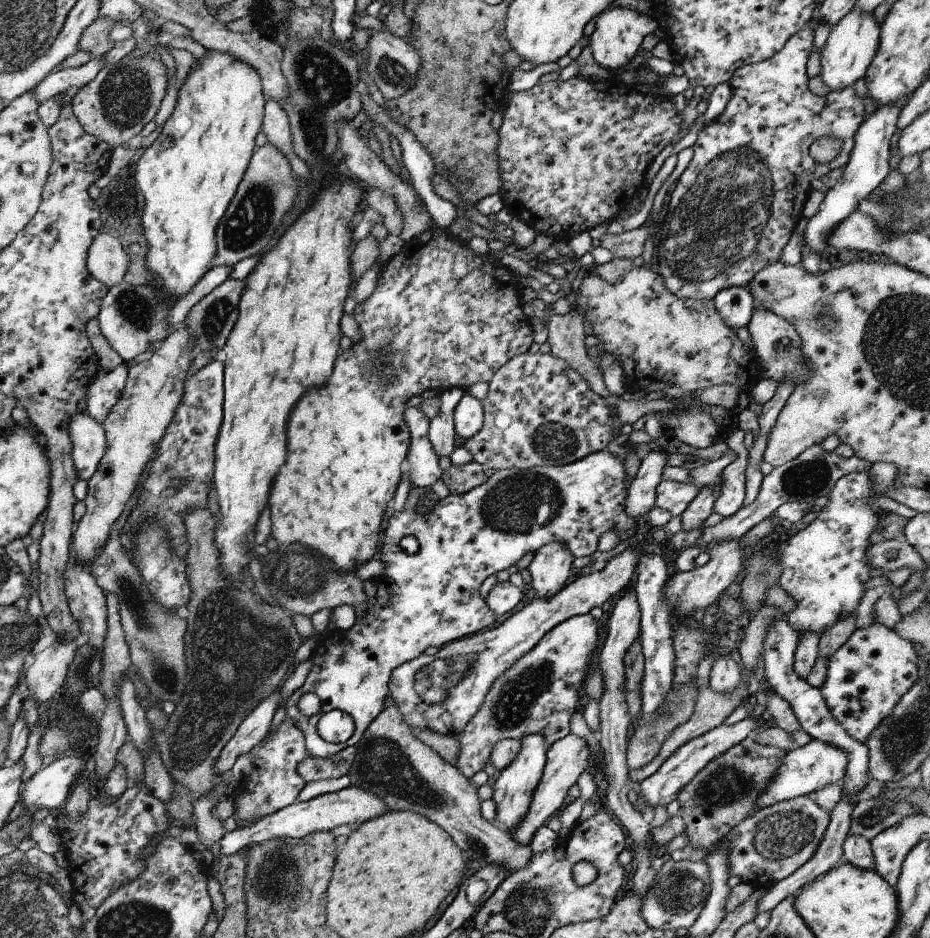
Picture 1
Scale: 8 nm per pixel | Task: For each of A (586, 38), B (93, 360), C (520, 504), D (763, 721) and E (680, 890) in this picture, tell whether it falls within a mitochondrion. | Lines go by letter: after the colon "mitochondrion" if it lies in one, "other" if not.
A: other
B: other
C: mitochondrion
D: other
E: mitochondrion

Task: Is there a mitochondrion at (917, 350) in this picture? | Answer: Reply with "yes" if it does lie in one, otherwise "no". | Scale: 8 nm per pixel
yes

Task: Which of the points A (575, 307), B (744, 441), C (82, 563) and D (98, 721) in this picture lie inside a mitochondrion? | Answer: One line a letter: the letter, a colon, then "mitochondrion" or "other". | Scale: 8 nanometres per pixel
A: other
B: other
C: other
D: other

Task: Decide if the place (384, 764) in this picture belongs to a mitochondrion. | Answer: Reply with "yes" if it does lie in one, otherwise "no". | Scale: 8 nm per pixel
yes

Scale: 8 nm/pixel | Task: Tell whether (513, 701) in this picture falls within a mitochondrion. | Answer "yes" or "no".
yes

